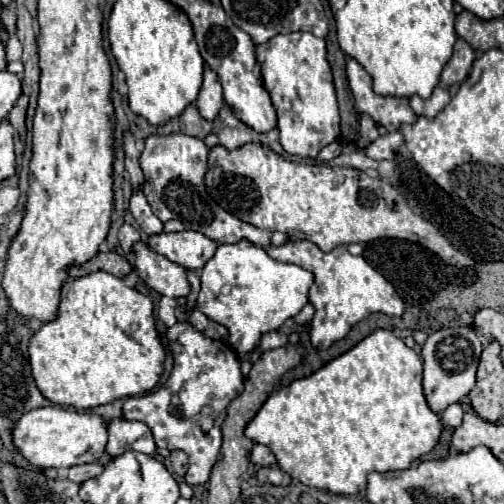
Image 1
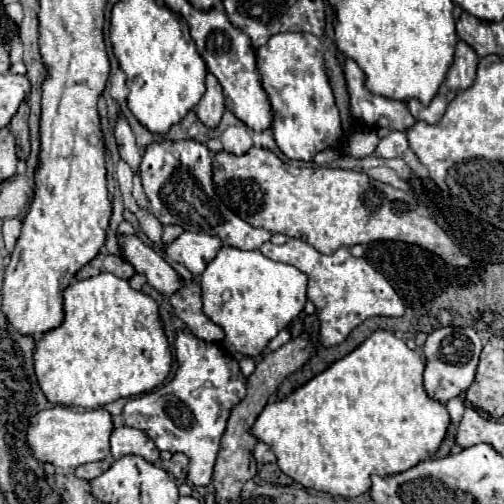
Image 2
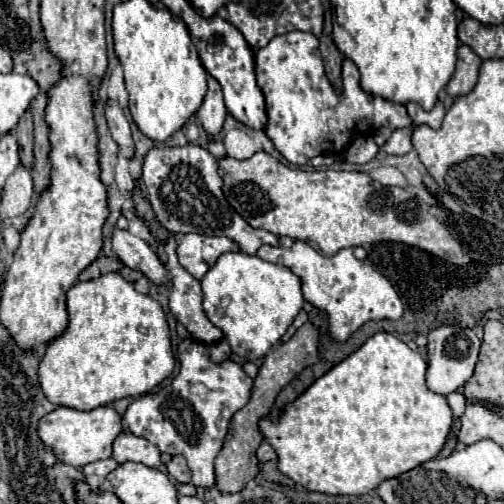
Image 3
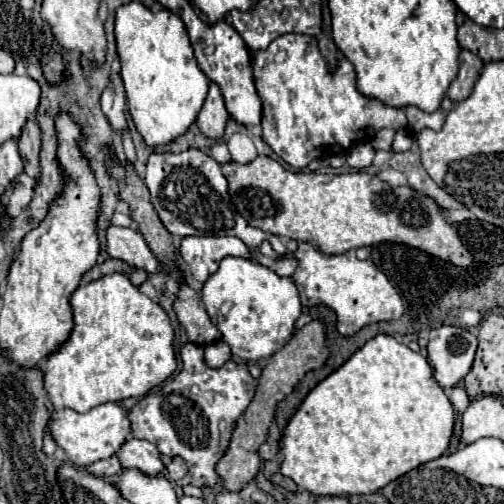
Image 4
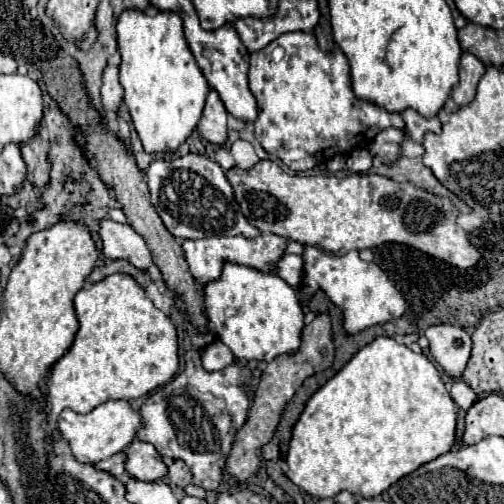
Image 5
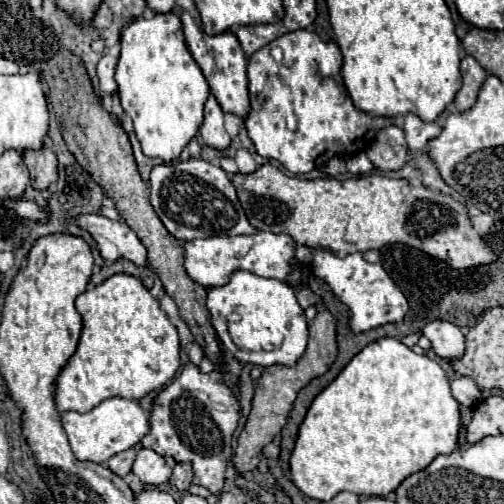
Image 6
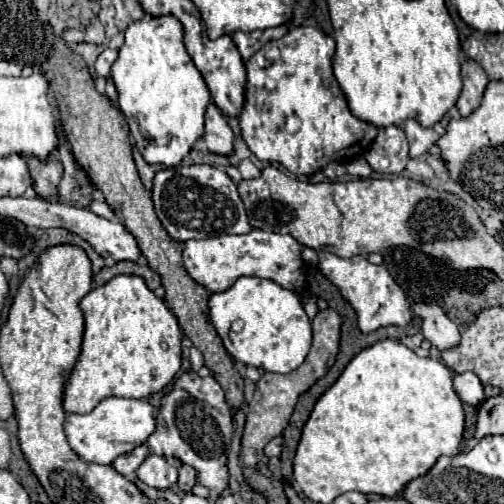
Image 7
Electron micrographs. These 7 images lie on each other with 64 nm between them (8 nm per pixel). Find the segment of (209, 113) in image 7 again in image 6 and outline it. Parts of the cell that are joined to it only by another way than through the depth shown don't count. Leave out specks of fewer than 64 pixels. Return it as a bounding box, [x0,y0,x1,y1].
[200,96,230,150]

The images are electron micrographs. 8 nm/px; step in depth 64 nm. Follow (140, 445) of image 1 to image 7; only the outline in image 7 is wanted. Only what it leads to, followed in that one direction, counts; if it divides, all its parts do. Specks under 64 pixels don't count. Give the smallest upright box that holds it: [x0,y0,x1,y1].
[136,454,178,490]

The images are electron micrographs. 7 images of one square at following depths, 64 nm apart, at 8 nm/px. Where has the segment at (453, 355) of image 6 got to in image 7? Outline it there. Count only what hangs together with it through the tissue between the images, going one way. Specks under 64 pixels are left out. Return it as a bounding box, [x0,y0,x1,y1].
[414,304,460,352]

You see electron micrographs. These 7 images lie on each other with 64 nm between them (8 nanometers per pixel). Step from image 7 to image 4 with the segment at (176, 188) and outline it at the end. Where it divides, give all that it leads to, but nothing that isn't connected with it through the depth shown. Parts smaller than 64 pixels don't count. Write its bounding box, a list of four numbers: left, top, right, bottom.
[144,148,286,262]

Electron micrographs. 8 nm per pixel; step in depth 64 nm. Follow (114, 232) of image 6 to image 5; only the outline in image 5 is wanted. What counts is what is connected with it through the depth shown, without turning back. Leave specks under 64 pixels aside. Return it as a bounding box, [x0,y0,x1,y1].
[100,218,154,270]

